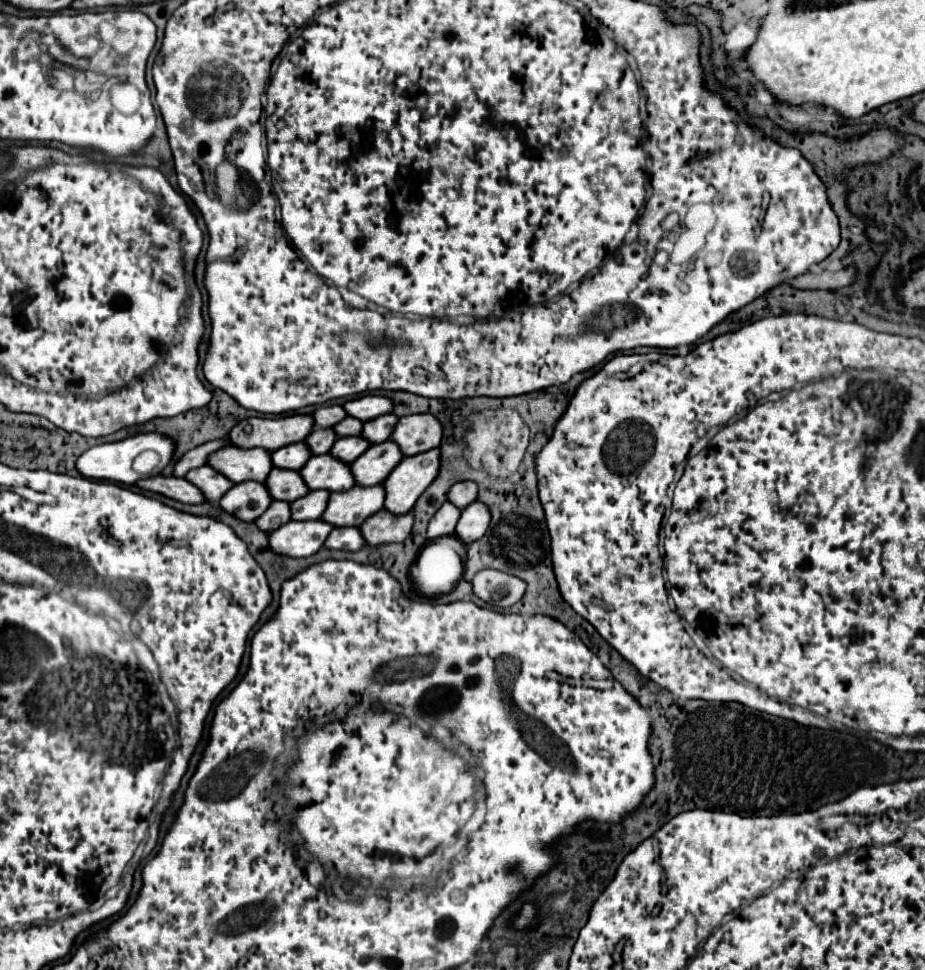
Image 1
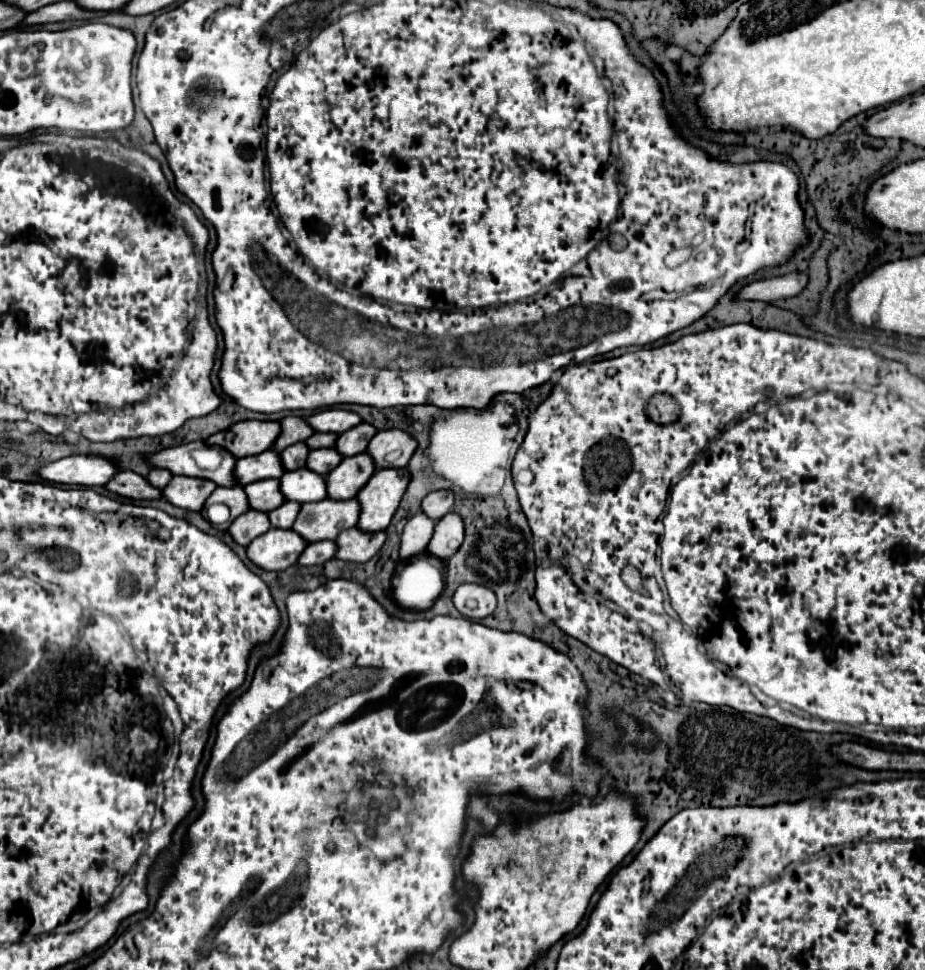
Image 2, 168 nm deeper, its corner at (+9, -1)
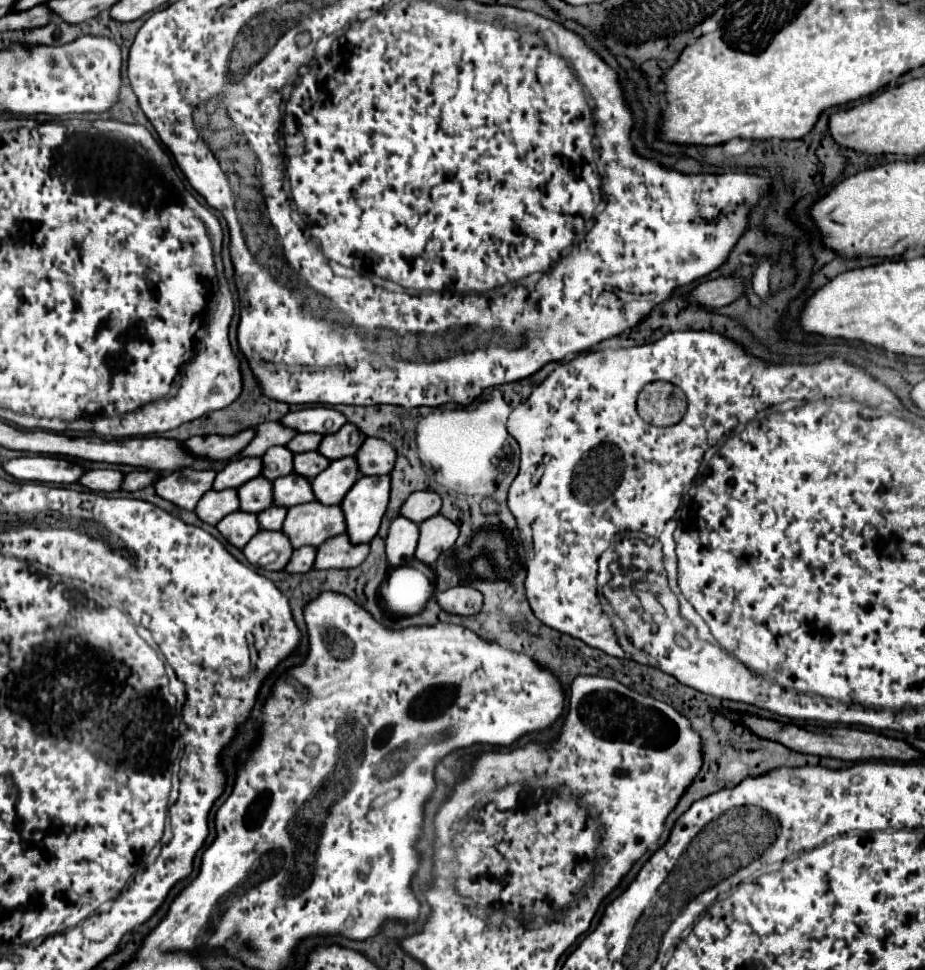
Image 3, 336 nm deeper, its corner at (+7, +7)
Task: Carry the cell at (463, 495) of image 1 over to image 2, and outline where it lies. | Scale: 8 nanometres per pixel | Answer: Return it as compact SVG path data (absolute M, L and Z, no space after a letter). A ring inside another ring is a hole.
M437 490L423 498L421 512L427 514L431 520L441 520L453 508L453 492L451 490Z

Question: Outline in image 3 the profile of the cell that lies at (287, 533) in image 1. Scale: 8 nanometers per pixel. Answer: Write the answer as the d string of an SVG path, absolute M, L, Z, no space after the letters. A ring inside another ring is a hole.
M259 530L243 548L245 558L251 564L257 564L261 556L265 556L267 552L279 552L279 558L267 566L267 570L283 570L293 554L293 546L289 542L289 538L285 538L285 534L279 530Z

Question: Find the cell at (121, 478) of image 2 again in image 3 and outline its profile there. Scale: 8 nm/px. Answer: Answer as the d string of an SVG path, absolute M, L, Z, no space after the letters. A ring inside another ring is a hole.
M89 470L79 482L95 492L115 492L121 488L123 478L125 474L119 470Z

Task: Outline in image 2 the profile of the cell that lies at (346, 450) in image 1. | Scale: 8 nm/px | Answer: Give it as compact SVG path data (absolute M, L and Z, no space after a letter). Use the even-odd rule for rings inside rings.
M327 448L327 450L311 450L307 456L307 470L313 470L321 476L327 476L339 462L341 462L341 454L335 448Z

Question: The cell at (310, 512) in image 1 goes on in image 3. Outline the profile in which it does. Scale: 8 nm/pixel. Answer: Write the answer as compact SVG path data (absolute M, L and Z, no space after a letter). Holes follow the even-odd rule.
M269 506L267 510L263 510L257 518L259 518L259 526L263 530L281 530L283 520L285 520L287 508L281 506Z

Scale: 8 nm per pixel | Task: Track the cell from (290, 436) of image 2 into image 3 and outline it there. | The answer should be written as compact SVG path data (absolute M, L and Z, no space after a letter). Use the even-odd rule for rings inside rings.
M263 422L255 428L255 438L239 456L263 456L271 446L285 446L297 432L281 422Z

